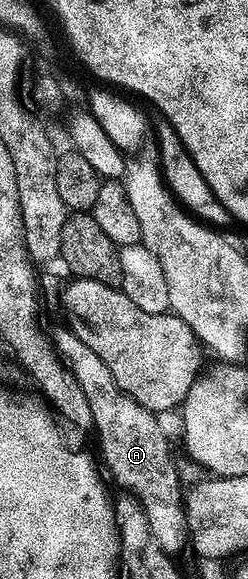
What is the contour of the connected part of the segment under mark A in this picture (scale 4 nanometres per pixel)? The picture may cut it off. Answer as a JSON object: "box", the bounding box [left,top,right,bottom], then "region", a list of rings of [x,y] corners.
{"box":[50,324,190,556],"region":[[[60,324],[56,331],[51,331],[50,342],[60,361],[72,371],[82,392],[86,392],[86,400],[90,400],[94,434],[100,437],[100,454],[113,480],[141,502],[149,517],[152,532],[165,552],[171,556],[178,555],[183,546],[189,545],[190,539],[184,515],[182,486],[180,490],[180,470],[176,467],[176,458],[168,443],[168,434],[156,419],[159,417],[118,388],[110,368],[102,364],[102,356],[98,356],[98,352],[92,351],[87,344],[82,344],[82,340],[78,340],[78,336],[74,336],[67,325]]]}

